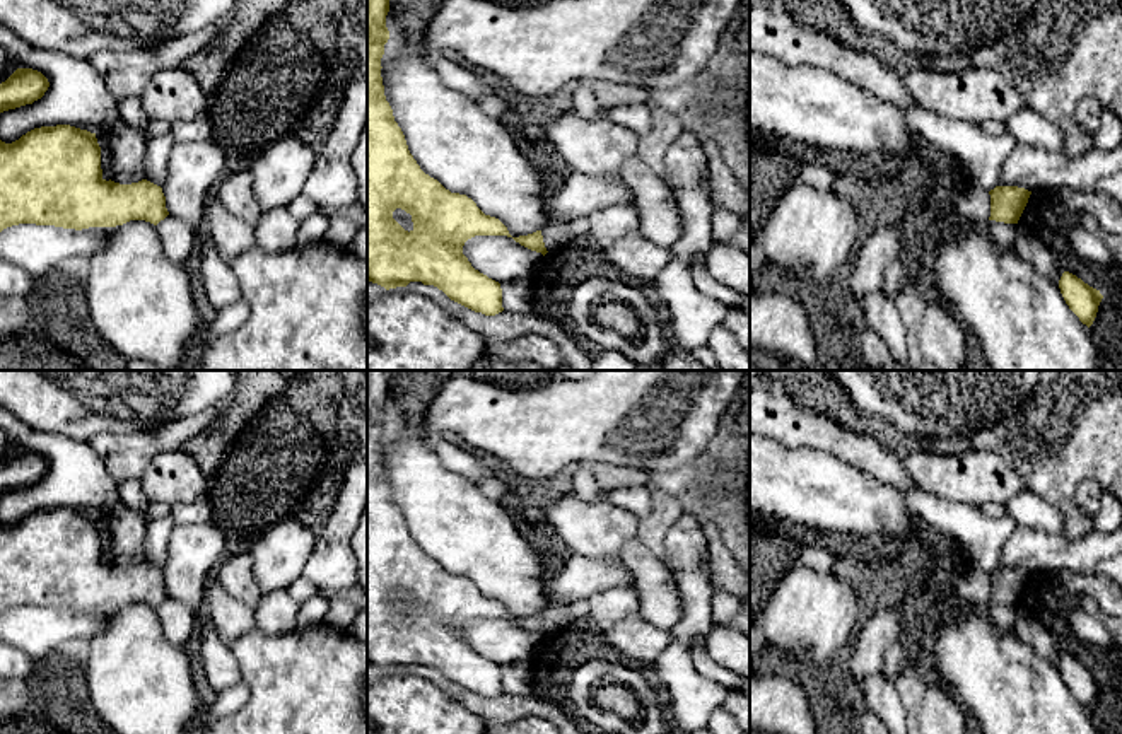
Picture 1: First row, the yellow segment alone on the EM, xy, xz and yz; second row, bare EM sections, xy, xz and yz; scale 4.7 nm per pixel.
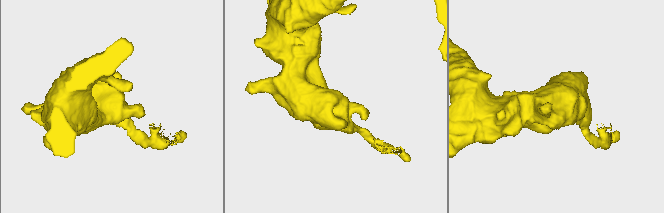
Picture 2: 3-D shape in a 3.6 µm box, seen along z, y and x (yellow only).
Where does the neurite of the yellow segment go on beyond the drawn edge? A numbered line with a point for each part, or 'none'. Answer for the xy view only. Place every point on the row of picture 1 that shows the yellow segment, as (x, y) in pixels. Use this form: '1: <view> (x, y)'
1: xy (178, 238)

